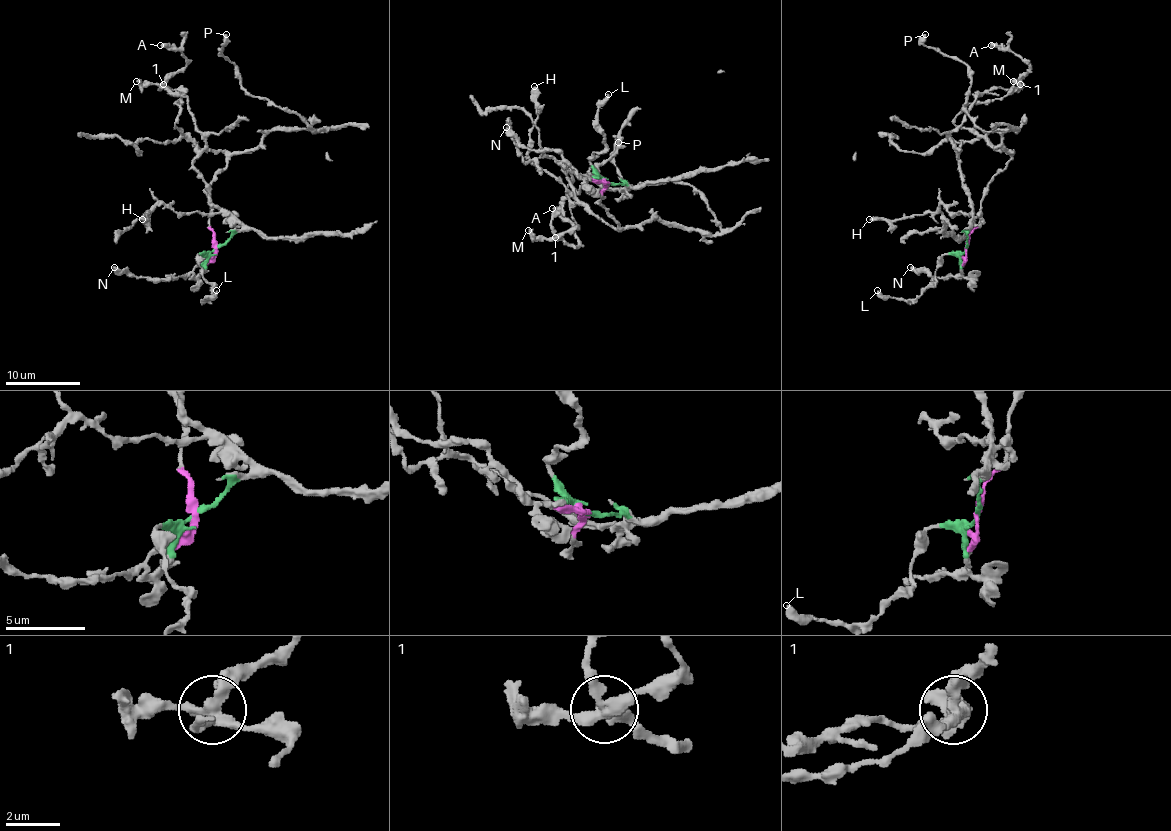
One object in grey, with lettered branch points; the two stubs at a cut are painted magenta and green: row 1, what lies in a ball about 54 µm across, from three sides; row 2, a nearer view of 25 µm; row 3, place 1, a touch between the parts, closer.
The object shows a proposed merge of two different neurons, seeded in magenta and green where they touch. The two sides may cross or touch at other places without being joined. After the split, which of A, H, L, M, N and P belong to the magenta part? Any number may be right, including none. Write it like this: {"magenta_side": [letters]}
{"magenta_side": ["M", "N", "P"]}

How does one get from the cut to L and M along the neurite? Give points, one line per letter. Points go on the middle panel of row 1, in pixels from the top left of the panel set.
L: (608, 183), (591, 160), (595, 153), (604, 149), (598, 105), (608, 93)
M: (608, 183), (600, 203), (617, 227), (576, 196), (569, 172), (576, 224), (548, 239), (528, 229)

